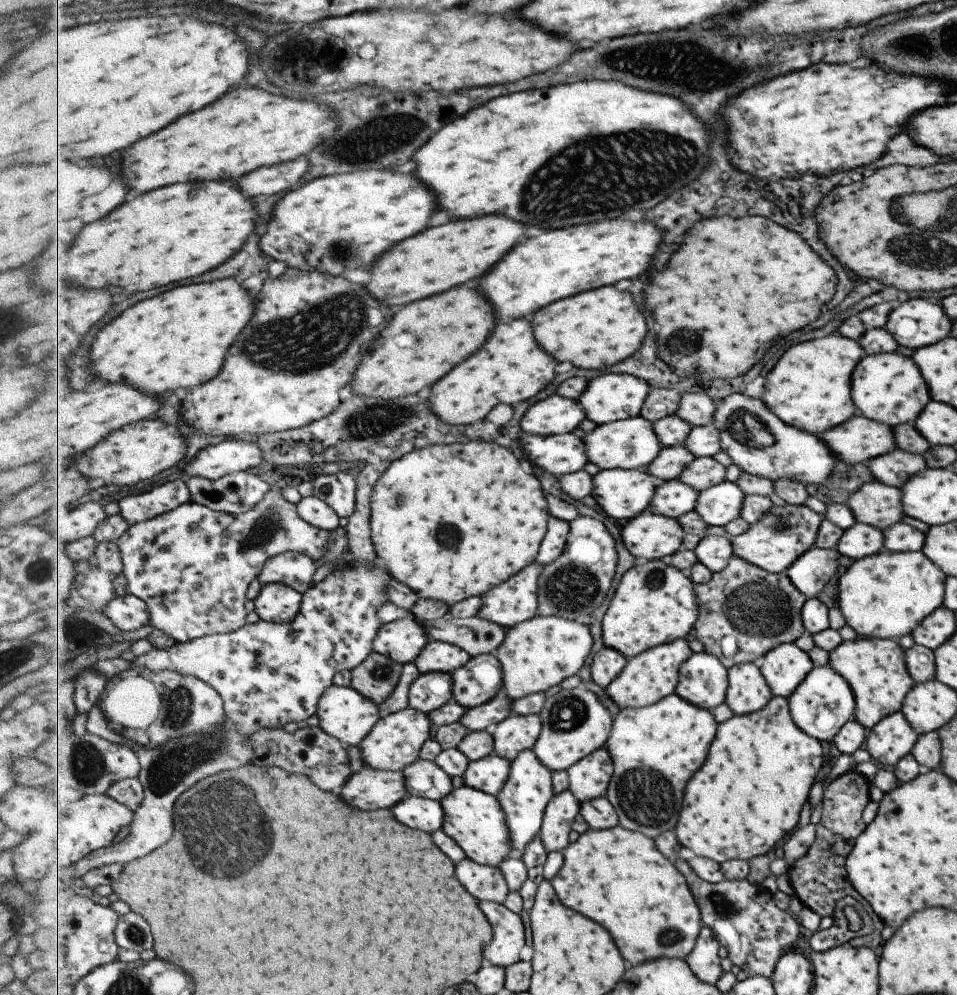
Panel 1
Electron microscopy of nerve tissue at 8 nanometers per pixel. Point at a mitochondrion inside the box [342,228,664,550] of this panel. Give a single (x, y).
(399, 497)

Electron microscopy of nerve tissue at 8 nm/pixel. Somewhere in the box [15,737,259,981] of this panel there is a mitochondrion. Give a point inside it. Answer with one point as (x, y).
(86, 765)

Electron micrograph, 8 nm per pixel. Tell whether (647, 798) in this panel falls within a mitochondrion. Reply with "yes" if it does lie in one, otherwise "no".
yes

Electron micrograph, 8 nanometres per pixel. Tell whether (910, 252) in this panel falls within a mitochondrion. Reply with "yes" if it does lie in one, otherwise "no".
yes

